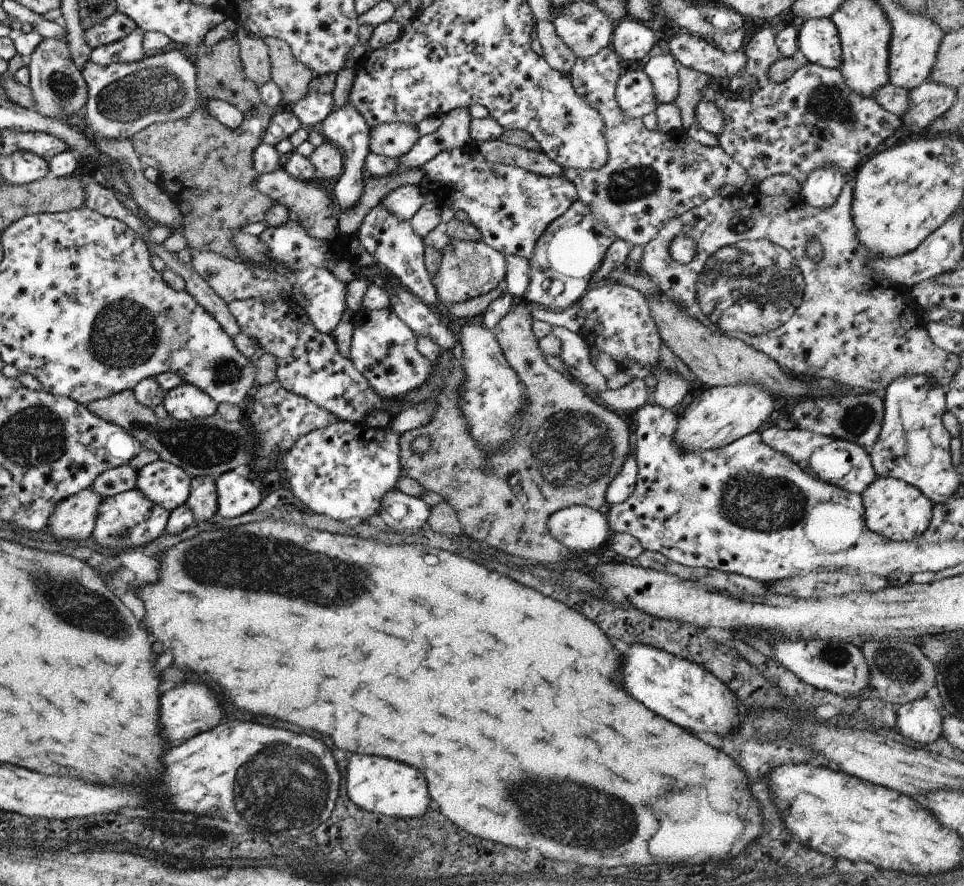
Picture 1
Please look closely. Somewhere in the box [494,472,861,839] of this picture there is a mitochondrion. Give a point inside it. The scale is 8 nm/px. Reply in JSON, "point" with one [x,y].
{"point":[835,657]}

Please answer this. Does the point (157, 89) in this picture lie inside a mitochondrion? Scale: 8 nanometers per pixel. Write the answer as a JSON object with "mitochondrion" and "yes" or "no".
{"mitochondrion":"yes"}

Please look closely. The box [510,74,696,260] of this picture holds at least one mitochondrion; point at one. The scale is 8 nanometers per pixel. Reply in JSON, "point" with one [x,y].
{"point":[630,183]}

